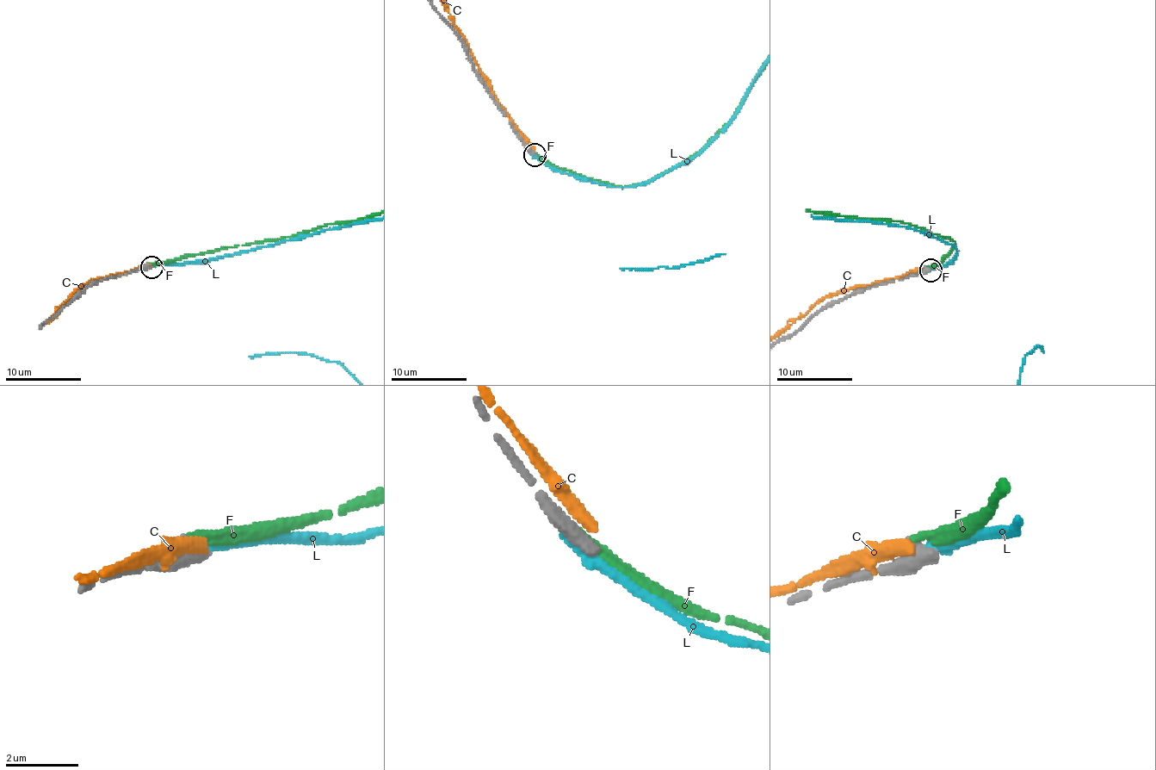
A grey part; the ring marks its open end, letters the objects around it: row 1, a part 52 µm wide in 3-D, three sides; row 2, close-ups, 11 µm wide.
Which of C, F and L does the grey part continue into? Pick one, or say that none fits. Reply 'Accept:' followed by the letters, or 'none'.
Accept: none

